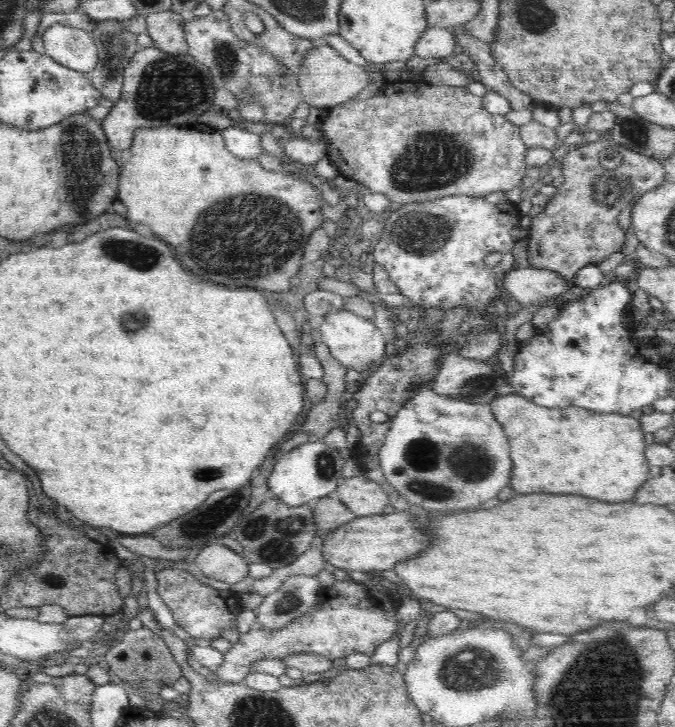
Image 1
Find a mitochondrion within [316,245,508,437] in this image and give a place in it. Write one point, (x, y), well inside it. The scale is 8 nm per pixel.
(470, 387)

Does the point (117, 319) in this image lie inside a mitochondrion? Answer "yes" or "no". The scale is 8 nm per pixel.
yes

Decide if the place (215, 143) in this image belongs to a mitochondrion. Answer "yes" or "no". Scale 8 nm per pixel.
no

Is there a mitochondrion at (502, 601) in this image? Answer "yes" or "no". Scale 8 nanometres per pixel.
no

